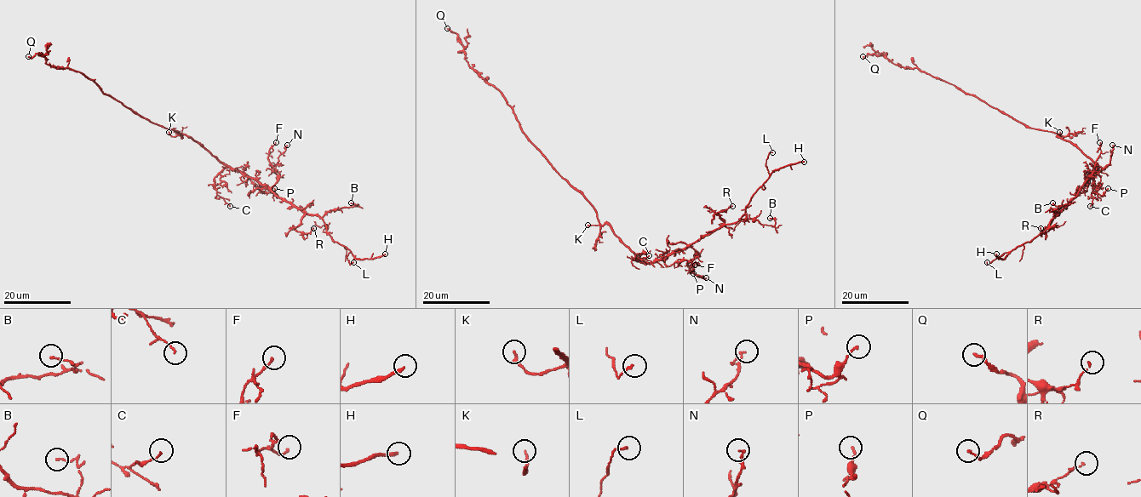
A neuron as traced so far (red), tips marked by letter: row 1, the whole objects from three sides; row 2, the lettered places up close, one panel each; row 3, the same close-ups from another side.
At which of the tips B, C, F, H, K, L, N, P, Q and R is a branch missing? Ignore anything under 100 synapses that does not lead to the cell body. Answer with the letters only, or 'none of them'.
H

